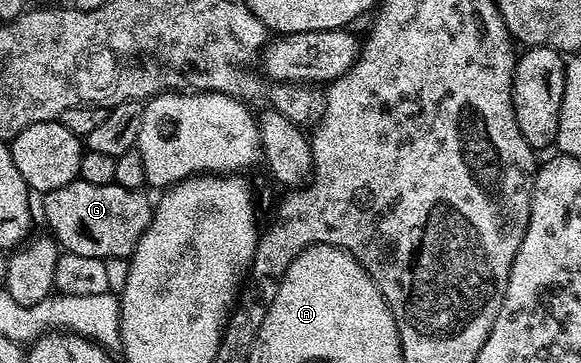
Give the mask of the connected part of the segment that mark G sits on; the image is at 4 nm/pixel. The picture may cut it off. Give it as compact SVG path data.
M74 179L69 185L61 185L61 189L53 189L42 196L46 230L63 251L104 261L126 260L151 223L153 203L143 194L142 190L125 189L115 182L89 185L89 181Z

